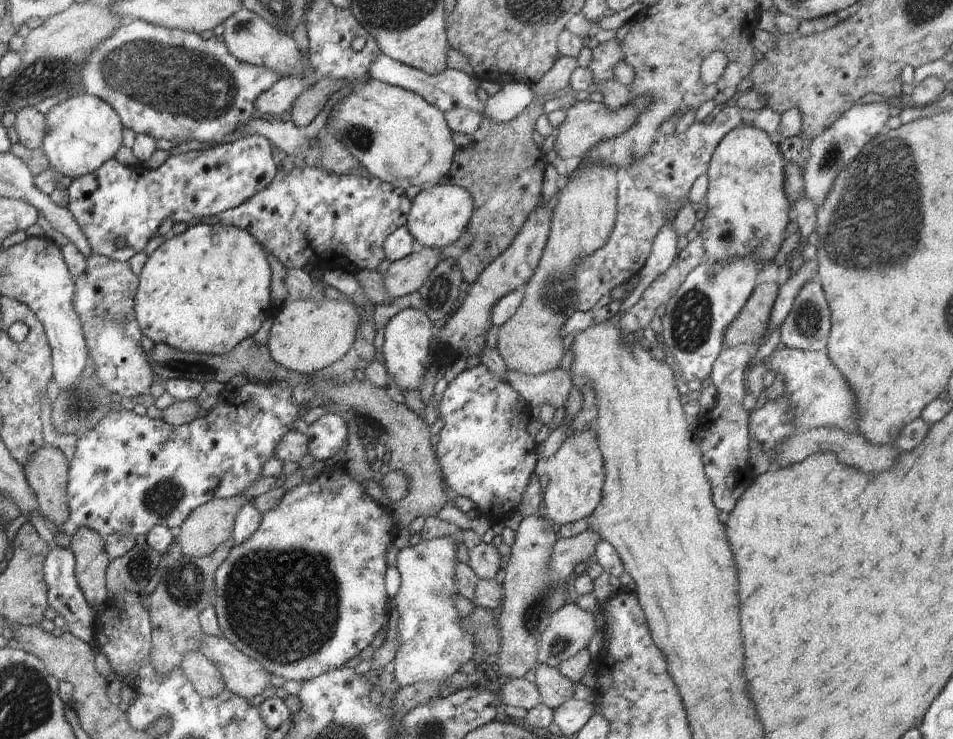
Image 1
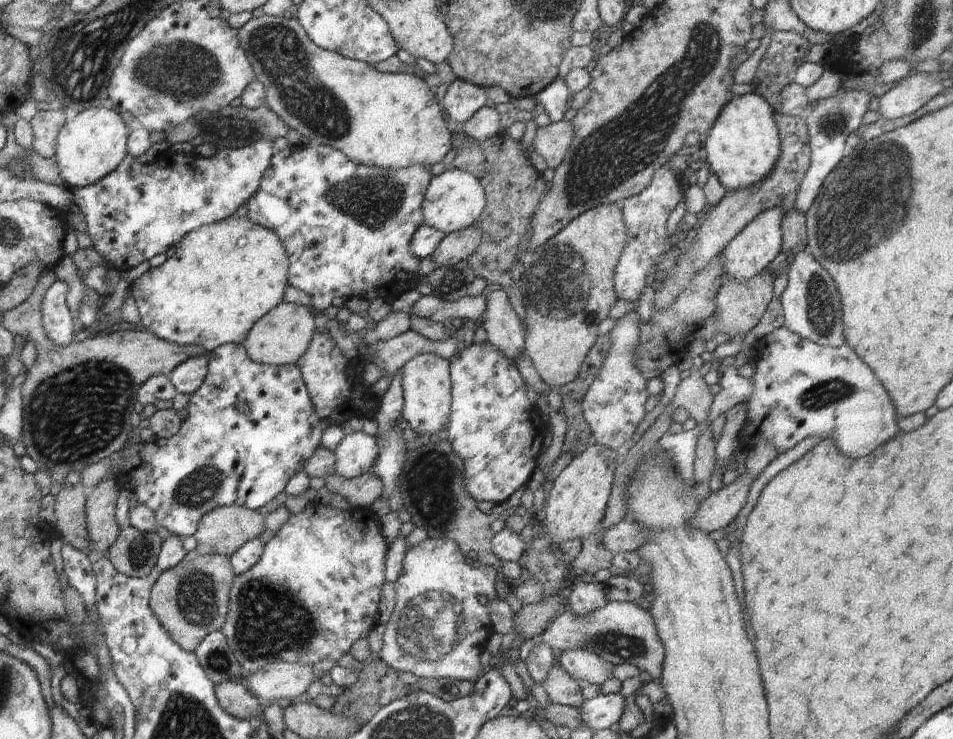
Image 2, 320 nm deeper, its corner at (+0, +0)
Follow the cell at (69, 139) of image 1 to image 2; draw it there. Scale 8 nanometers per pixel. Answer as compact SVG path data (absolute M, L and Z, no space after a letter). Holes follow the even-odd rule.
M105 105L86 109L71 123L65 124L57 136L55 161L62 178L71 189L86 187L102 180L126 158L129 130L116 111Z

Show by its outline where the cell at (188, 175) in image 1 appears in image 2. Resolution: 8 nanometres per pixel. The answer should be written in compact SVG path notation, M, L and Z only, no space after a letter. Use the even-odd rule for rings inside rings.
M264 137L241 149L218 149L210 157L196 152L184 154L170 149L150 164L140 163L135 156L127 154L114 172L94 184L78 187L72 192L72 199L76 208L84 214L88 224L86 233L94 240L94 248L111 267L120 272L127 271L156 254L166 253L172 246L178 246L188 232L236 214L236 210L256 194L260 179L264 176L264 171L268 170L274 156L272 145L273 140Z

